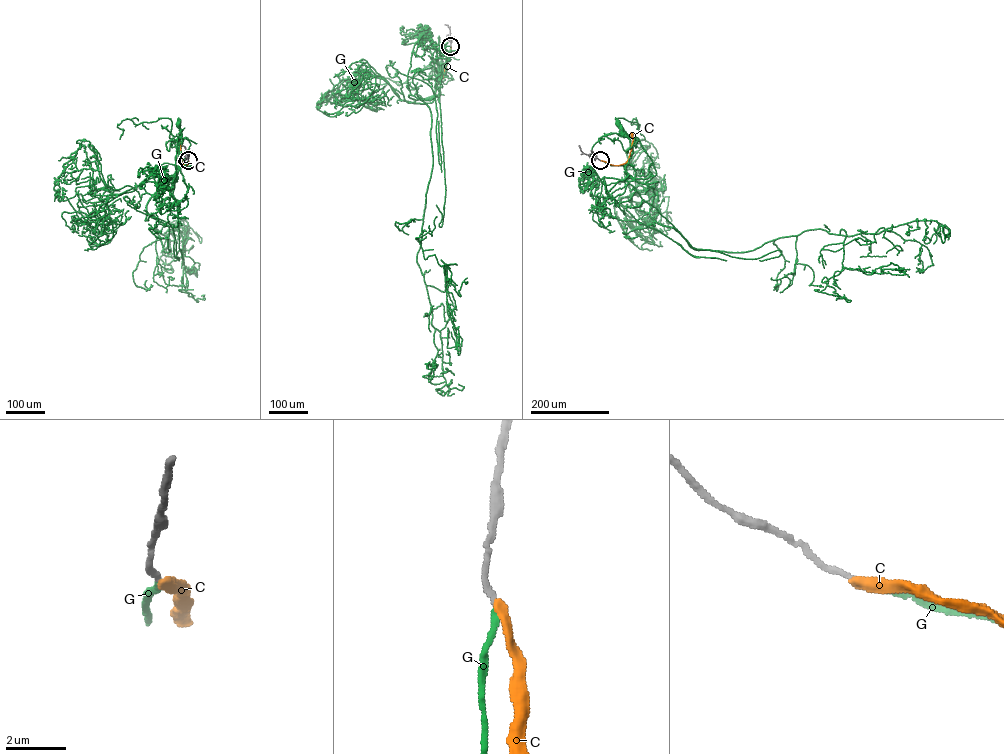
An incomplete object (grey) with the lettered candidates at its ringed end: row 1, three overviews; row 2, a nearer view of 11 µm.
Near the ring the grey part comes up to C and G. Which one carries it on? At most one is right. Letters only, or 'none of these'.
G

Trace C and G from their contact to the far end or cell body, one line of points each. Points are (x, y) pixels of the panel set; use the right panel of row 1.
C: (600, 160), (613, 165), (625, 163), (631, 150), (632, 134)
G: (600, 160), (611, 165), (625, 165), (631, 154), (630, 139), (617, 124)

